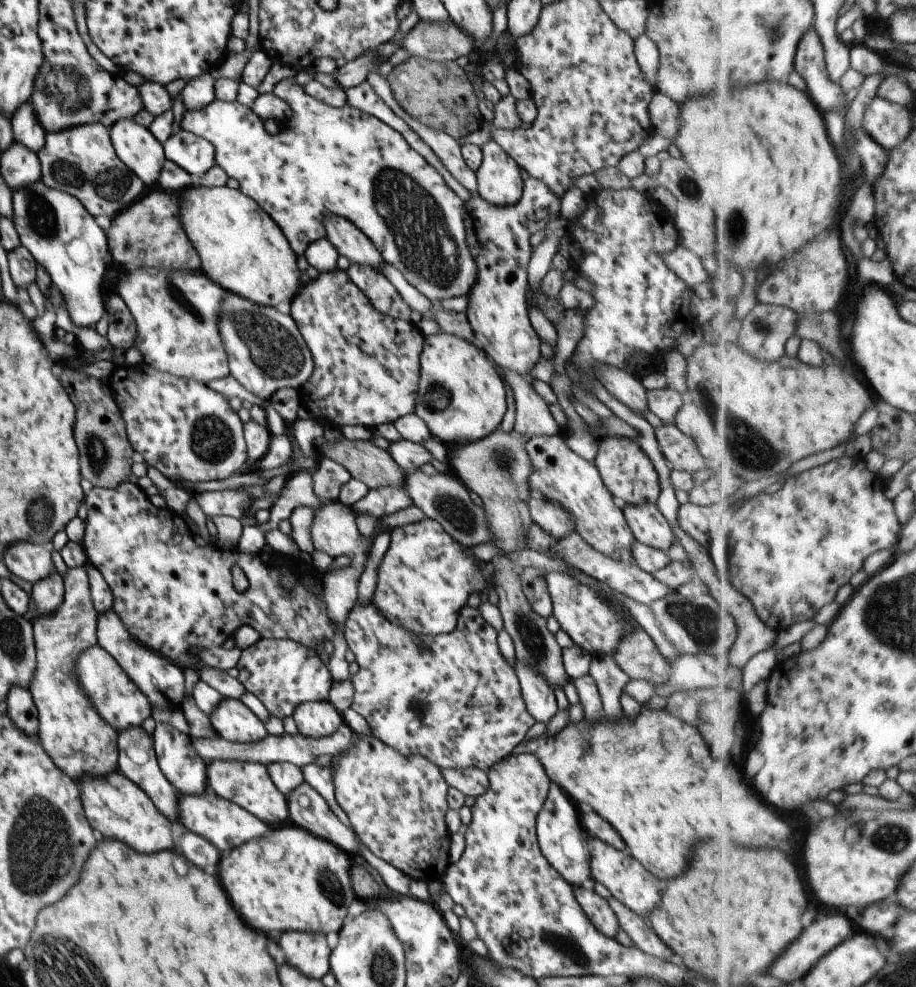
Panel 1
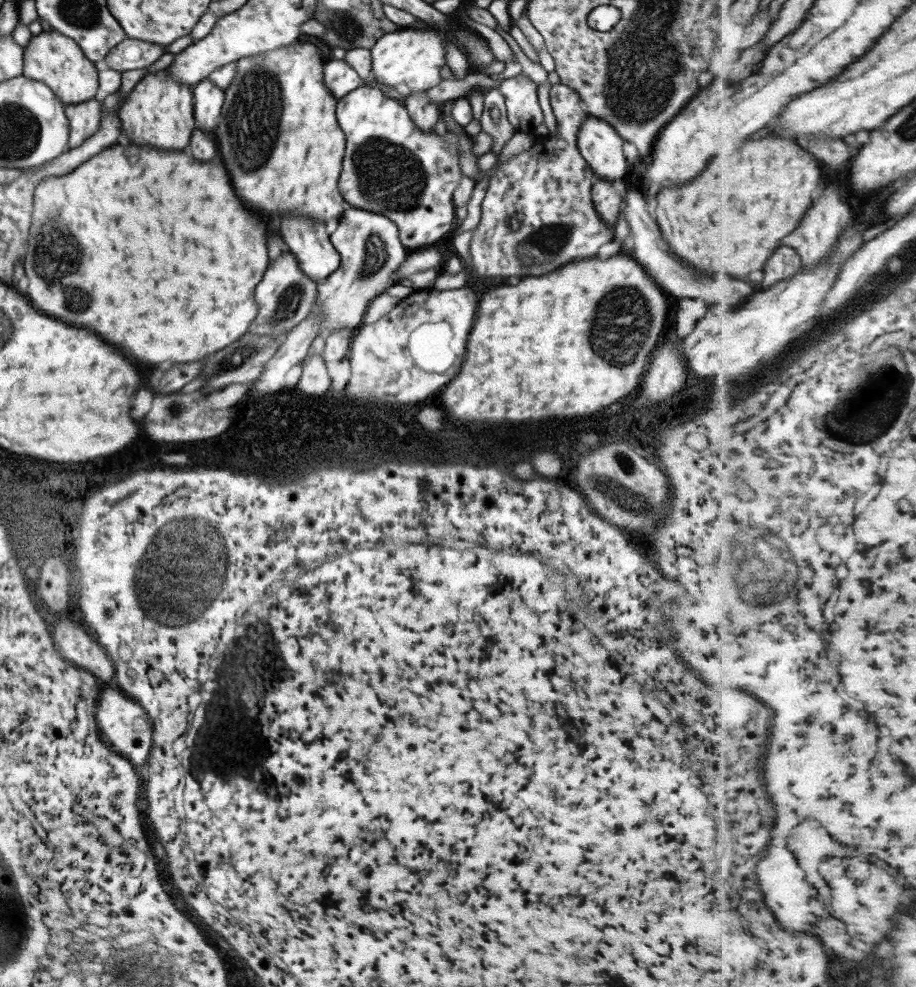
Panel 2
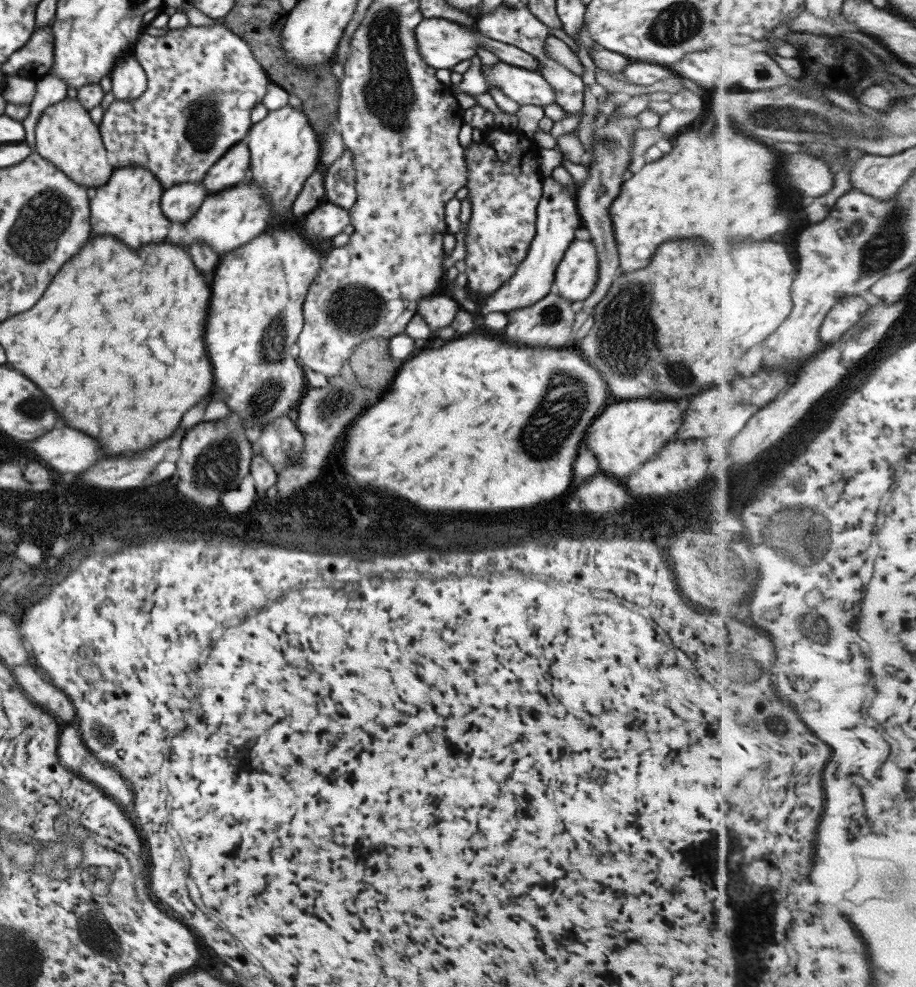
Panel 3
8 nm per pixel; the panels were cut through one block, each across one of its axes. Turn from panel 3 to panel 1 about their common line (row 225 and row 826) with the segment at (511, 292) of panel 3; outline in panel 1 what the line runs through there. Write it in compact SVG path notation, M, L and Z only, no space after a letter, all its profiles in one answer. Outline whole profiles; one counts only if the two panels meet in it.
M549 781L549 792L535 819L537 846L549 866L572 887L588 887L593 882L589 872L589 850L586 834L580 826L579 813L573 802L557 784Z

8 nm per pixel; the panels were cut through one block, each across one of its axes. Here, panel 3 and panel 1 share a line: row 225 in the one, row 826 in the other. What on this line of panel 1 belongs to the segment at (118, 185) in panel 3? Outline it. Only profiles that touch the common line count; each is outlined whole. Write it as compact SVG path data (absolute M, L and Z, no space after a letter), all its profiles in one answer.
M117 770L101 778L91 778L85 774L77 783L85 818L91 830L99 834L99 838L119 840L139 854L153 854L174 848L169 820L153 806L145 792L123 774Z

